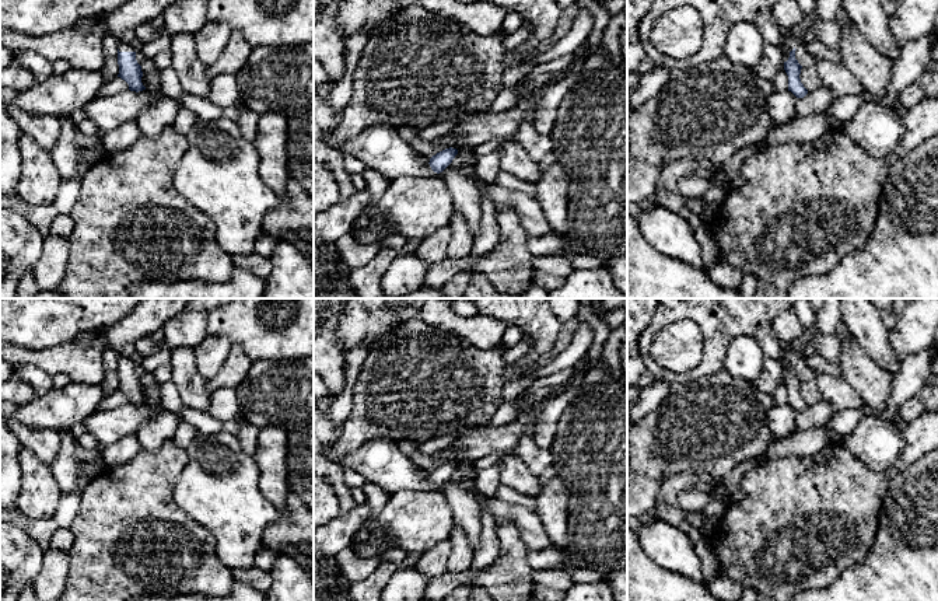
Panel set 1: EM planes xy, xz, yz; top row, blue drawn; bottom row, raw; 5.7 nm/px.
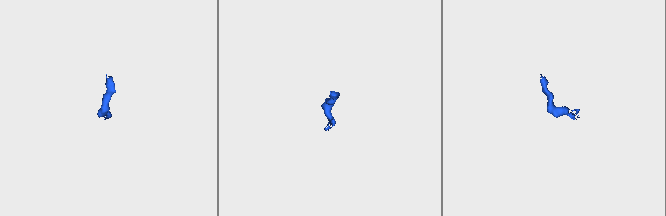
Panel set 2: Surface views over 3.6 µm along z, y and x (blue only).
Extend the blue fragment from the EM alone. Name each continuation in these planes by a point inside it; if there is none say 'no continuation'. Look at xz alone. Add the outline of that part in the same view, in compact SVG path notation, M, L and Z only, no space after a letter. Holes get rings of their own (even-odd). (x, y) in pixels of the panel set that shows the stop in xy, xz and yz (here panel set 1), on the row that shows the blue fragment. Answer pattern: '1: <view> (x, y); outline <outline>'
no continuation

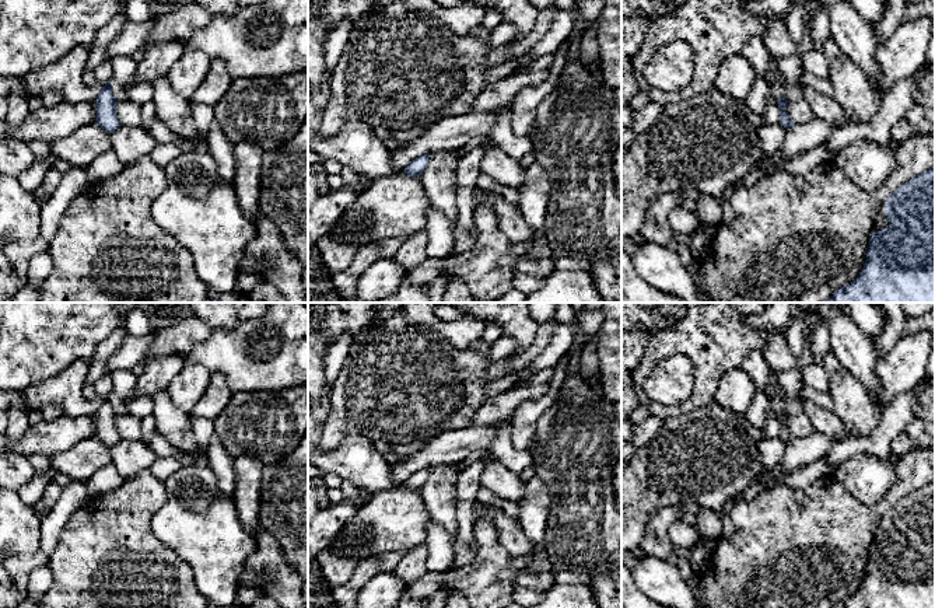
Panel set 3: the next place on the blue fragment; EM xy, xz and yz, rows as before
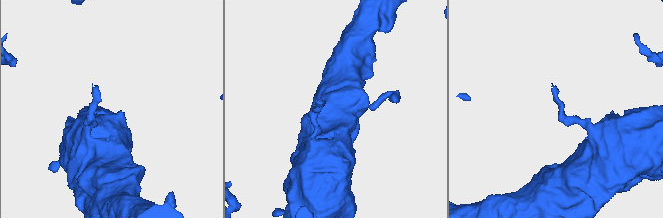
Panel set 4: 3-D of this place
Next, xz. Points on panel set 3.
no continuation

